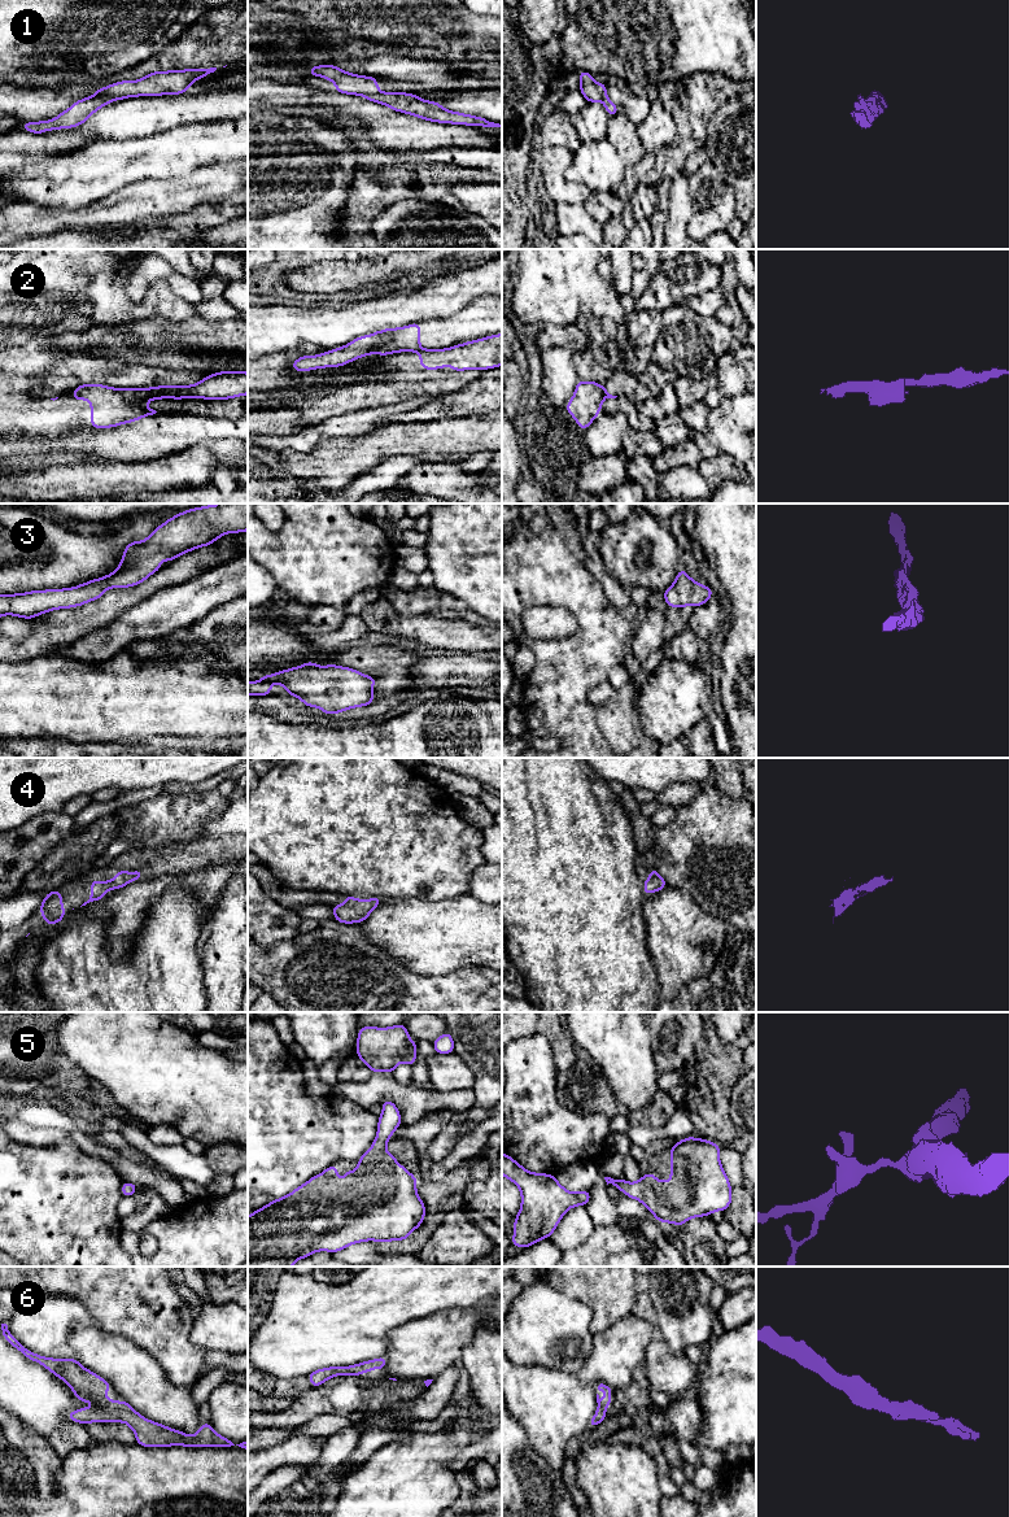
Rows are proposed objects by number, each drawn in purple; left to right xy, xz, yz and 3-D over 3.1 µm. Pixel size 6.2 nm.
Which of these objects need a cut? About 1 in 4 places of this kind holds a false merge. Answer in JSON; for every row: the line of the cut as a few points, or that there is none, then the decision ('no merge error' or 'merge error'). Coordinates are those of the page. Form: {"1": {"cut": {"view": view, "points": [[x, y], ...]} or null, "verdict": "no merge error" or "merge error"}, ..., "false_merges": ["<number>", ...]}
{"1": {"cut": null, "verdict": "no merge error"}, "2": {"cut": {"view": "xy", "points": [[160, 387], [165, 397]]}, "verdict": "merge error"}, "3": {"cut": null, "verdict": "no merge error"}, "4": {"cut": null, "verdict": "no merge error"}, "5": {"cut": null, "verdict": "no merge error"}, "6": {"cut": null, "verdict": "no merge error"}, "false_merges": ["2"]}

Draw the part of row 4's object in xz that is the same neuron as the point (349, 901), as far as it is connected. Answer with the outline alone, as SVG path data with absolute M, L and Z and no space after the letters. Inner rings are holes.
M344 895L345 903L335 904L332 906L333 910L333 919L344 923L344 924L351 924L351 923L362 923L364 921L368 915L379 906L379 903L383 901L383 898L374 897L371 899L357 899L350 895Z

